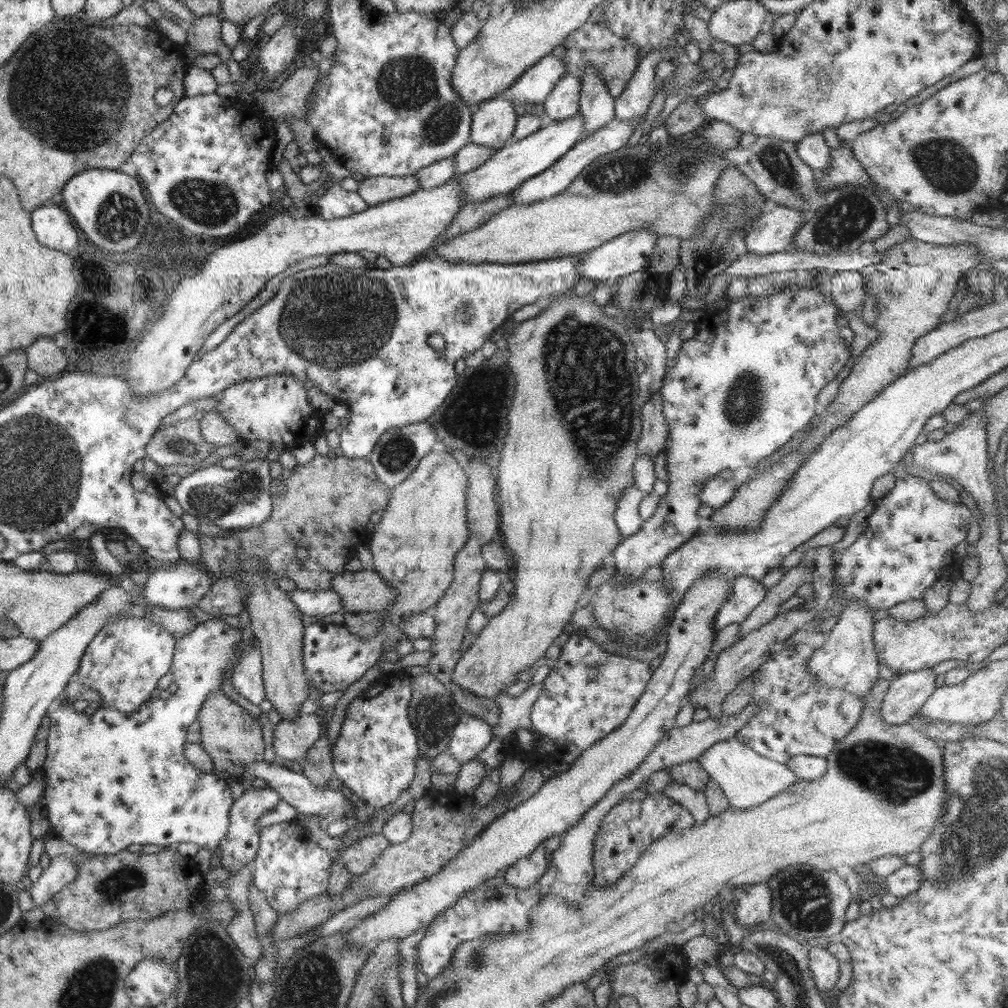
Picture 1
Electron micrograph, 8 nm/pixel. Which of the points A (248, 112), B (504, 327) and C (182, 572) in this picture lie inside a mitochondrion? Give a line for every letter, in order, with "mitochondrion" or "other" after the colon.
A: other
B: other
C: other

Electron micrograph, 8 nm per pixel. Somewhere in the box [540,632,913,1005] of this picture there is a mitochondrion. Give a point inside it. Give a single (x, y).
(803, 899)

